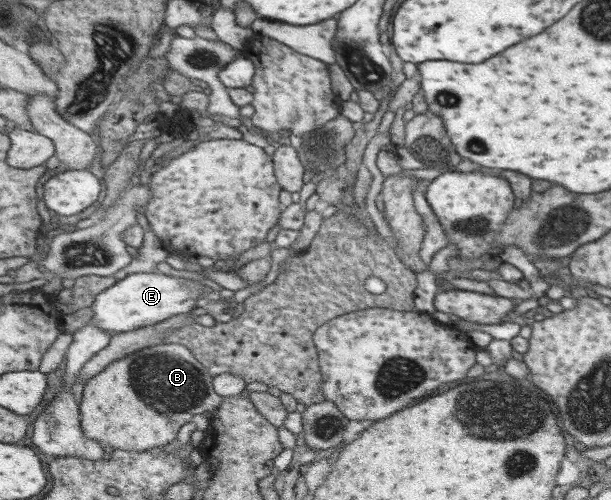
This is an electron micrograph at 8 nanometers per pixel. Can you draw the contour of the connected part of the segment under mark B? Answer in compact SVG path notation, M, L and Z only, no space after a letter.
M162 343L120 359L86 383L80 402L85 436L114 451L163 448L193 416L215 411L225 400L215 392L209 370L187 346Z

